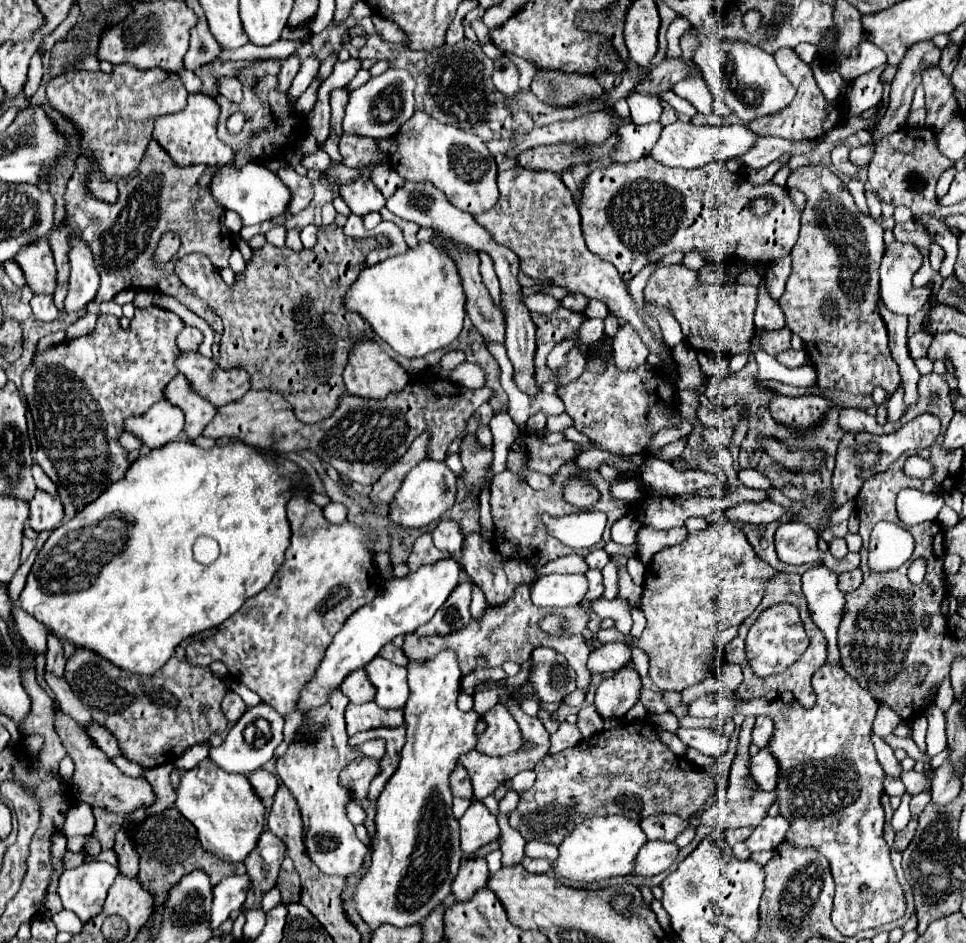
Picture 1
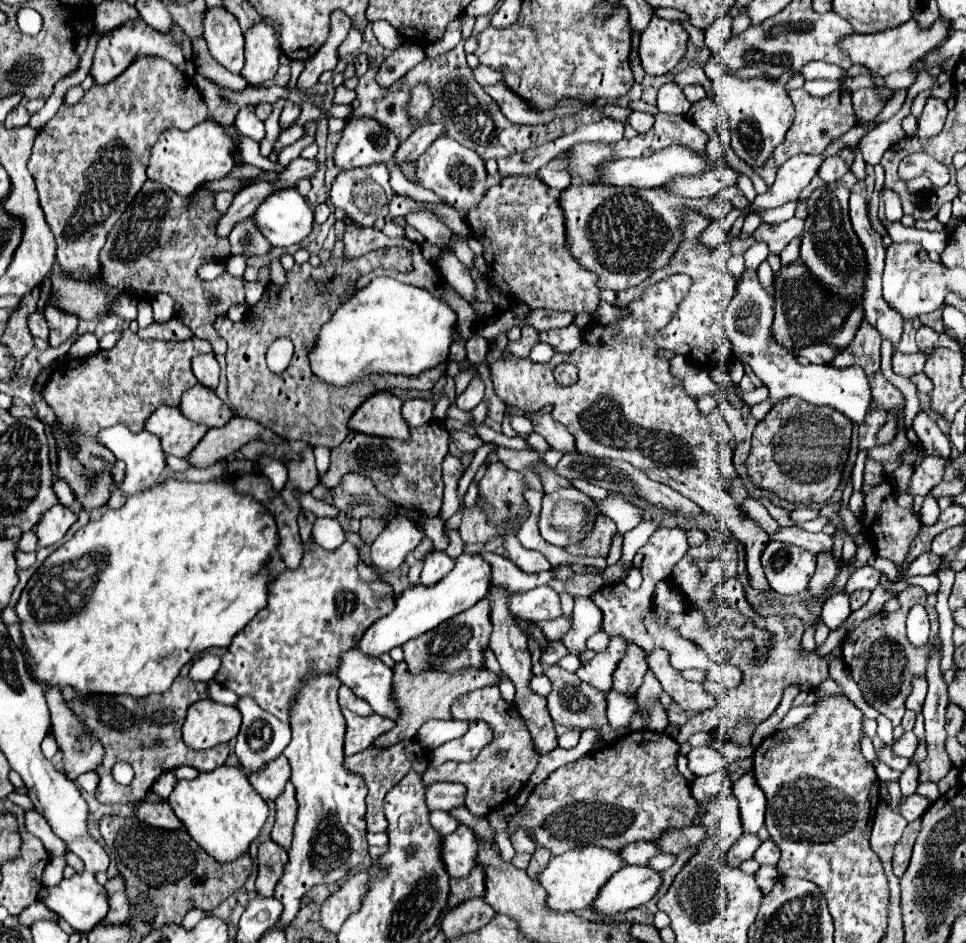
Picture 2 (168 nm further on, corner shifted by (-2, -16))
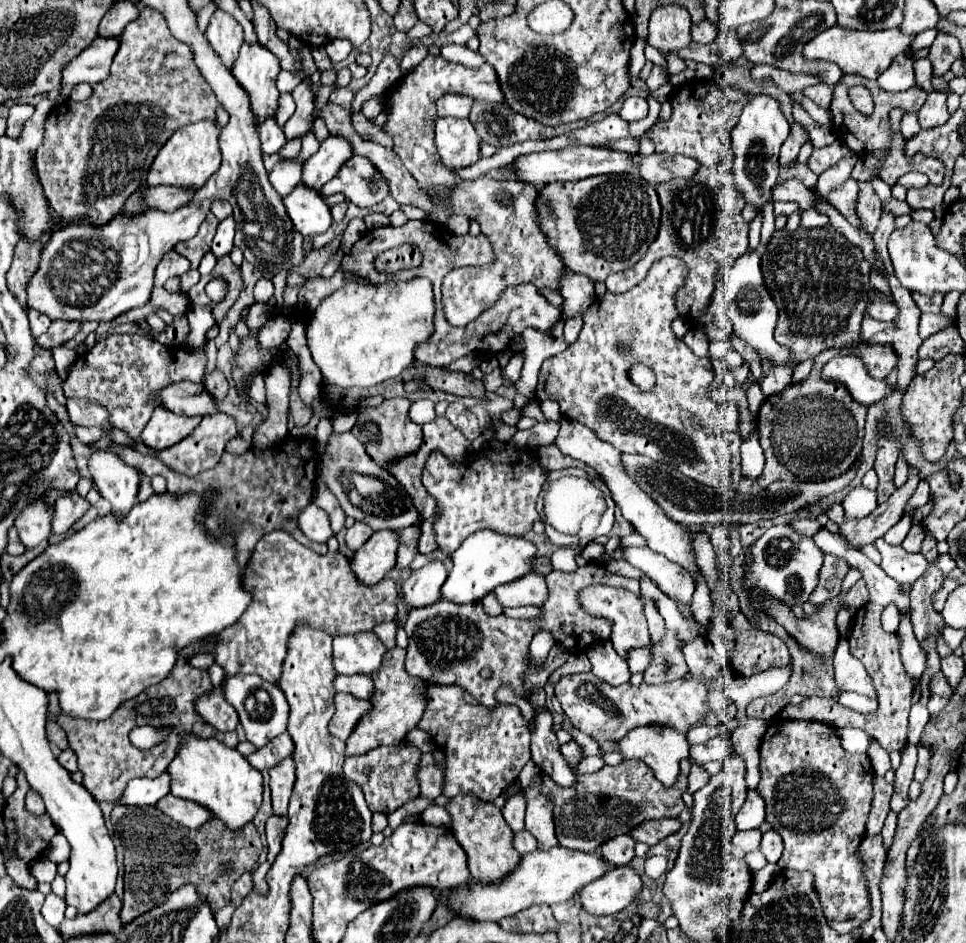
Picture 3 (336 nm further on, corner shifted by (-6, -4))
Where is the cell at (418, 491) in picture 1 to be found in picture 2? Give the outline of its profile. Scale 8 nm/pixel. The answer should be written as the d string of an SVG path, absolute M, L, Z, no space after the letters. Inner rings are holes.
M405 516L395 518L371 544L371 566L375 566L379 572L393 572L403 562L405 556L421 542L423 532L413 520L407 520Z

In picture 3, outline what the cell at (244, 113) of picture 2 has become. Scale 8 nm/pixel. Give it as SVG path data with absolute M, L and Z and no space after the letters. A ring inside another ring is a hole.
M267 116L259 122L259 136L261 136L261 150L263 154L275 154L281 150L281 146L287 142L285 132L277 124L273 116Z

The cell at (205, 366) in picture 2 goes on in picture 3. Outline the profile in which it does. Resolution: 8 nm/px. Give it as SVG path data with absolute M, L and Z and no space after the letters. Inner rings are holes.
M213 370L213 372L205 374L203 384L205 384L207 392L211 392L211 396L213 396L217 402L223 400L223 396L227 394L227 388L229 388L229 384L227 384L223 372L219 372L219 370Z

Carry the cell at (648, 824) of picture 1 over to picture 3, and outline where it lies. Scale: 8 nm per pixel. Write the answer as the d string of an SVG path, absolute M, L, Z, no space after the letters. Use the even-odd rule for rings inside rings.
M617 836L603 844L601 854L613 866L625 866L635 858L635 840L631 836Z

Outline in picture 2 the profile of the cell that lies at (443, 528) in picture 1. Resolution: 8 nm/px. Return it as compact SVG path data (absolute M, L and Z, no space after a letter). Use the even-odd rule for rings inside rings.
M433 552L423 566L423 572L419 576L419 584L421 586L435 586L437 580L441 580L447 572L451 572L453 568L453 560L445 554L445 552Z

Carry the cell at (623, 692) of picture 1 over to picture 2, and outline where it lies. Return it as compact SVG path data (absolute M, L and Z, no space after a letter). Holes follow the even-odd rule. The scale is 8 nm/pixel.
M629 644L623 660L619 660L613 672L613 690L633 696L637 688L643 684L643 676L647 672L645 652L637 644Z

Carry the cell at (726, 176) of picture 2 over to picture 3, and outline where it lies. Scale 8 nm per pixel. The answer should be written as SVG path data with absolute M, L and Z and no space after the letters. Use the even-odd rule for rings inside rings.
M651 154L651 156L635 156L639 160L639 172L649 184L663 184L673 178L691 180L701 164L691 156L669 156L669 154Z

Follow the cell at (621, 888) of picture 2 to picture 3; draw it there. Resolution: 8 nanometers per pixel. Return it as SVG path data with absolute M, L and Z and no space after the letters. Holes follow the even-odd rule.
M615 866L599 880L587 884L581 892L583 910L595 916L617 914L625 910L643 890L641 876L629 866Z

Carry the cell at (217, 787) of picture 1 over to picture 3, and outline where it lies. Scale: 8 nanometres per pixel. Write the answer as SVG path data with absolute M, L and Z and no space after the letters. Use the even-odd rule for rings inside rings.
M185 736L185 744L179 748L175 760L169 764L169 772L173 796L205 806L213 814L213 818L221 820L233 832L251 822L261 806L261 772L251 768L247 758L243 758L235 748L227 748L217 740L197 740L195 736Z

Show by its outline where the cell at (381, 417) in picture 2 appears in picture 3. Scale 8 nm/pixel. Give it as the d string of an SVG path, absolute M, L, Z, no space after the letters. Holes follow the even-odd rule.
M395 396L395 398L387 398L383 400L379 406L375 408L361 408L355 426L351 428L353 436L365 446L367 454L381 466L385 468L391 460L403 456L405 452L415 452L415 448L419 448L421 444L421 426L411 422L407 416L407 410L411 406L411 400L405 396Z

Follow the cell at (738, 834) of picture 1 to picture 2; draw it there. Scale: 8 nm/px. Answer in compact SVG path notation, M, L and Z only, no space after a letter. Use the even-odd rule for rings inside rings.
M743 834L733 844L733 848L727 852L727 864L737 868L743 860L749 860L753 857L755 850L759 848L759 844L761 844L761 840L759 840L757 834Z

